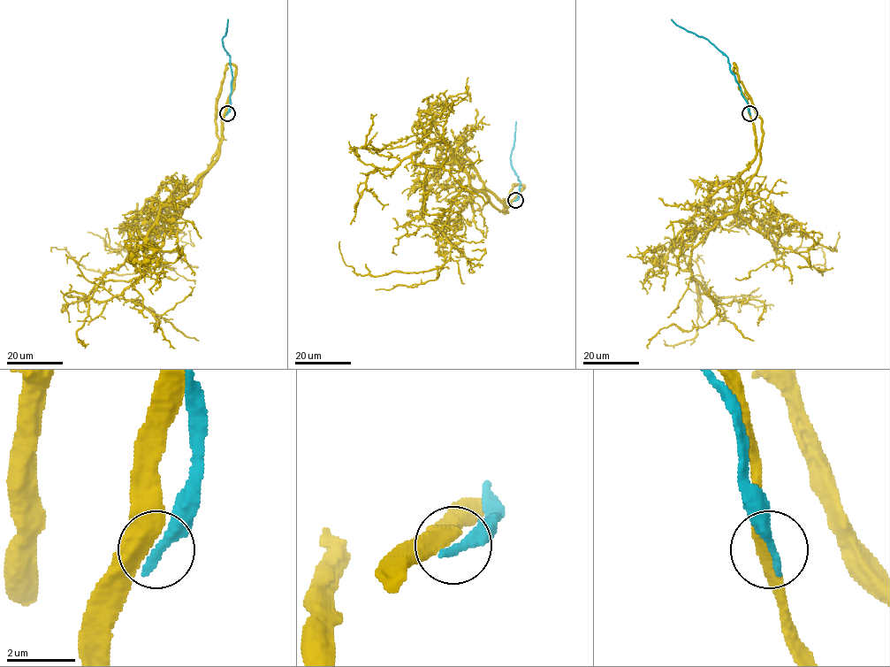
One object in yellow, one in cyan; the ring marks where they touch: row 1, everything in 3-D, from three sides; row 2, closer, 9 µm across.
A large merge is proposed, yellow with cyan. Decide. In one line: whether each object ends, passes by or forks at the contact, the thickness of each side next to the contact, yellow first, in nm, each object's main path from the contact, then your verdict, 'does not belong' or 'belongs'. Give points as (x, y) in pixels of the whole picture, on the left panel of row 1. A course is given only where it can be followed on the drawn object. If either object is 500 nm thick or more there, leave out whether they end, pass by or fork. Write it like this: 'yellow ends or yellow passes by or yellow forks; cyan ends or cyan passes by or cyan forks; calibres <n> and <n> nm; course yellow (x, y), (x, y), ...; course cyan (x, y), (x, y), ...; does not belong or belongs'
yellow passes by; cyan ends; calibres 400 and 340 nm; course yellow (226, 113), (193, 197), (146, 245), (163, 253), (158, 266), (117, 275), (87, 270), (66, 247), (51, 252); course cyan (227, 113), (232, 74), (230, 58), (222, 40), (228, 19); does not belong

